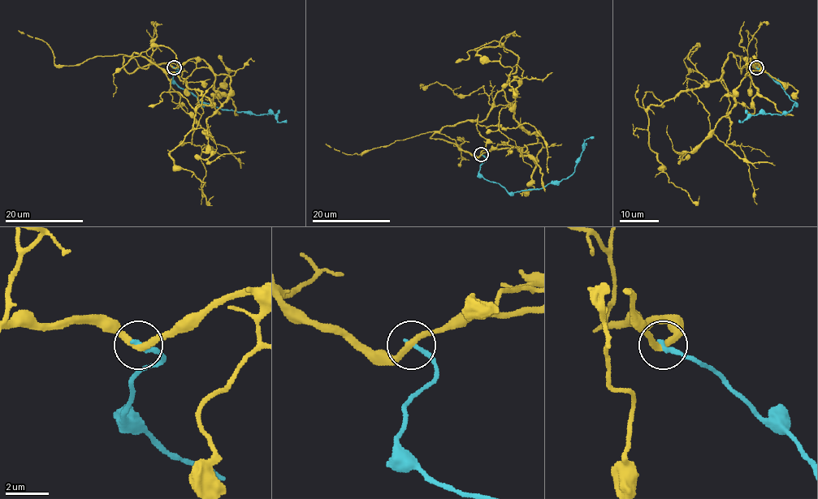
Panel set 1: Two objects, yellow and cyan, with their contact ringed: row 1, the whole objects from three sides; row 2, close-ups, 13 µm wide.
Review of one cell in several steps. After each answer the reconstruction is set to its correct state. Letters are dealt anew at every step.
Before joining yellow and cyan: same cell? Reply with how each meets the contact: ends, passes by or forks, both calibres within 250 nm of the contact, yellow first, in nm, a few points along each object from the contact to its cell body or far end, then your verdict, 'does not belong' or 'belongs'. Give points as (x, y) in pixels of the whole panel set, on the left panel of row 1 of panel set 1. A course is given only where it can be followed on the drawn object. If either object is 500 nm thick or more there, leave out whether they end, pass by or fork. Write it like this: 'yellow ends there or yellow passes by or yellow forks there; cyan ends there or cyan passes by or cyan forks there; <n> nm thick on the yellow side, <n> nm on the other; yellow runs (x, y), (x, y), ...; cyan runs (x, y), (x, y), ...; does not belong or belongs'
yellow passes by; cyan ends there; 300 nm thick on the yellow side, 220 nm on the other; yellow runs (174, 67), (141, 68), (132, 53), (209, 99), (170, 157), (205, 182), (207, 201), (213, 195); cyan runs (174, 67), (179, 70), (173, 75), (173, 81), (201, 103), (222, 109), (273, 113), (279, 122), (287, 120); does not belong

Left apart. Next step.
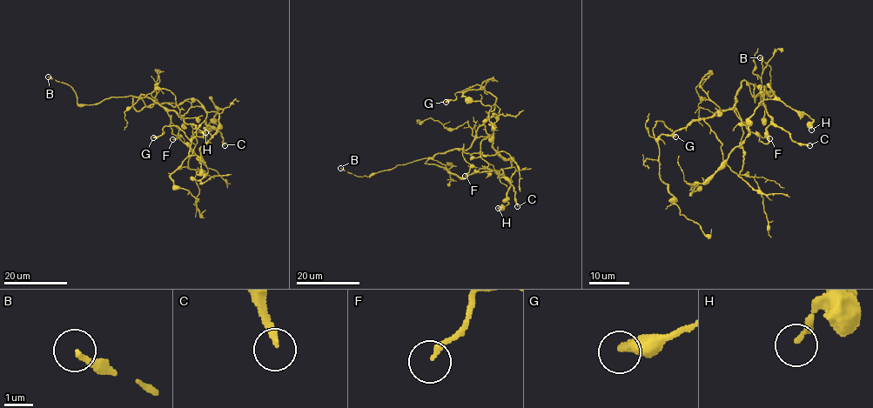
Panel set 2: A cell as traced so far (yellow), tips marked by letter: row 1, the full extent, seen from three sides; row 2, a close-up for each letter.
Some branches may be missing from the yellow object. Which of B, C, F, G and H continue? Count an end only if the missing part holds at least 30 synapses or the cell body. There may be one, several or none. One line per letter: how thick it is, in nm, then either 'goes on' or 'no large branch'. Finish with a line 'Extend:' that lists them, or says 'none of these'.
B: calibre 180 nm; no large branch
C: calibre 200 nm; goes on
F: calibre 170 nm; no large branch
G: calibre 440 nm; no large branch
H: calibre 200 nm; no large branch
Extend: C

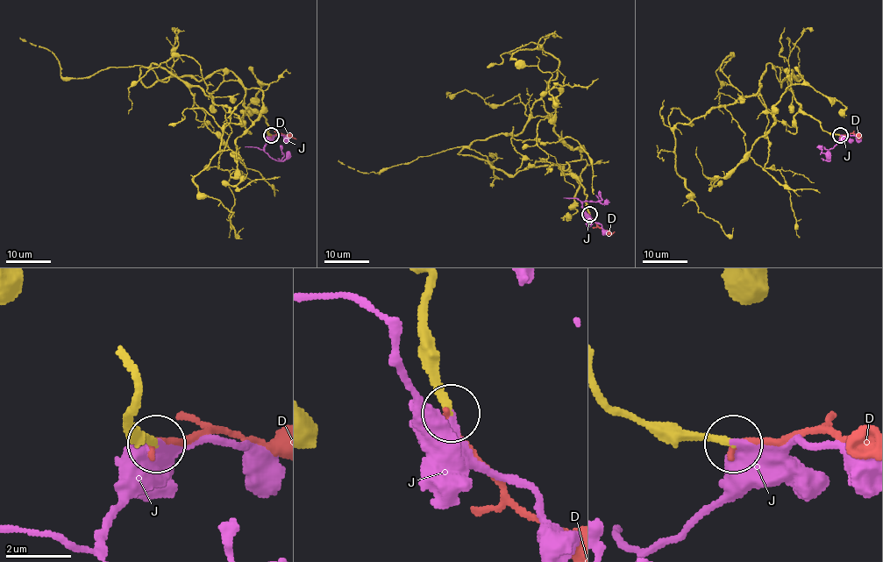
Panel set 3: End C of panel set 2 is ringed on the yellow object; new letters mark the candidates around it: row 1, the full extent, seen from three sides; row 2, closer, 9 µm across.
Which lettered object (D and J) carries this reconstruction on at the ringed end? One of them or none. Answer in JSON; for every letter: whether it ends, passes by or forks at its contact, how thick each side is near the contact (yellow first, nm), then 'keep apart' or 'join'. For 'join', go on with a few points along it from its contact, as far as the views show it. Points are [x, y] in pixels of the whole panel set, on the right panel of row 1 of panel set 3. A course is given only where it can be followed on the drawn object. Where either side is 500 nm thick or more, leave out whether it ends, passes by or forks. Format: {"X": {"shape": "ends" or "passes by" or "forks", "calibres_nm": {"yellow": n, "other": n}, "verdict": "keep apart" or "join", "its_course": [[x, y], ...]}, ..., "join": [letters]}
{"D": {"shape": "ends", "calibres_nm": {"yellow": 240, "other": 200}, "verdict": "keep apart"}, "J": {"shape": "ends", "calibres_nm": {"yellow": 240, "other": 440}, "verdict": "join", "its_course": [[839, 135], [840, 140], [827, 151], [828, 160], [816, 146]]}, "join": ["J"]}

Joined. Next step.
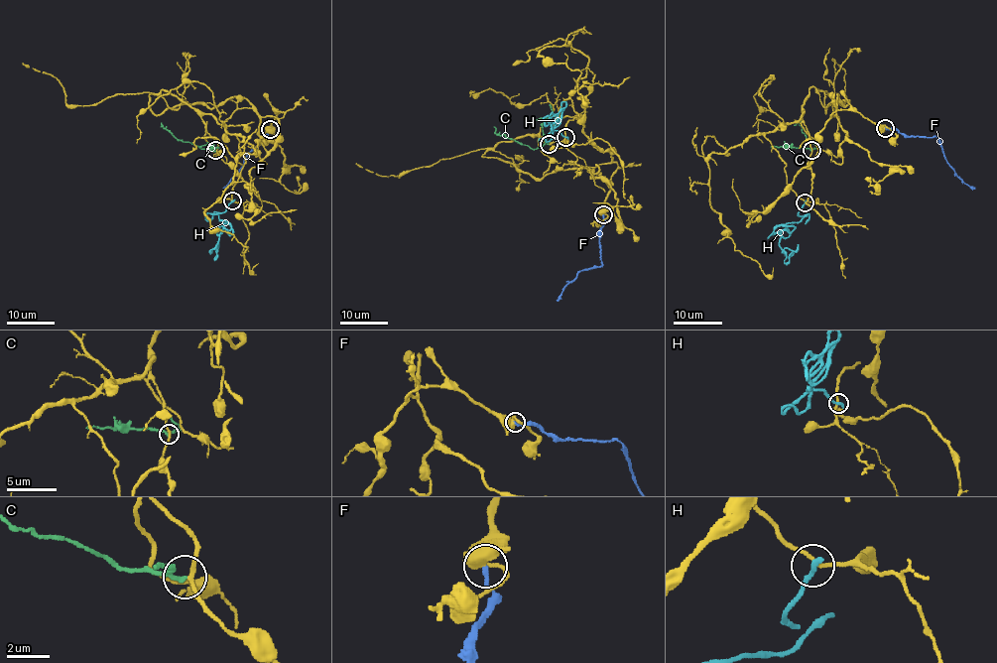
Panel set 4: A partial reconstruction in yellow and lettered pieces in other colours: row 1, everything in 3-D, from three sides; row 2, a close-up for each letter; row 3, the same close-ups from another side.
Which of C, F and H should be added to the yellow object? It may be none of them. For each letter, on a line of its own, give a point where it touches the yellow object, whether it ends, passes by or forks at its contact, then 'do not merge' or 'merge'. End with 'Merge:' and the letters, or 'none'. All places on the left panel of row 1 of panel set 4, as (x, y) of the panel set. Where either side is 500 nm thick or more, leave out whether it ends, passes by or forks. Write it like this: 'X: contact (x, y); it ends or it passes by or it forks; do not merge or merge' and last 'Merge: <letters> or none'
C: contact (215, 150); it passes by; do not merge
F: contact (270, 129); it ends; do not merge
H: contact (232, 200); it ends; do not merge
Merge: none

